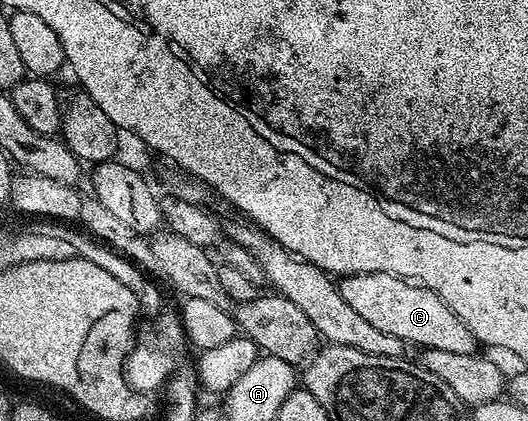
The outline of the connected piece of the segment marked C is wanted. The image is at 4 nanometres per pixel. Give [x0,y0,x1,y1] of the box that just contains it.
[338,273,478,355]

